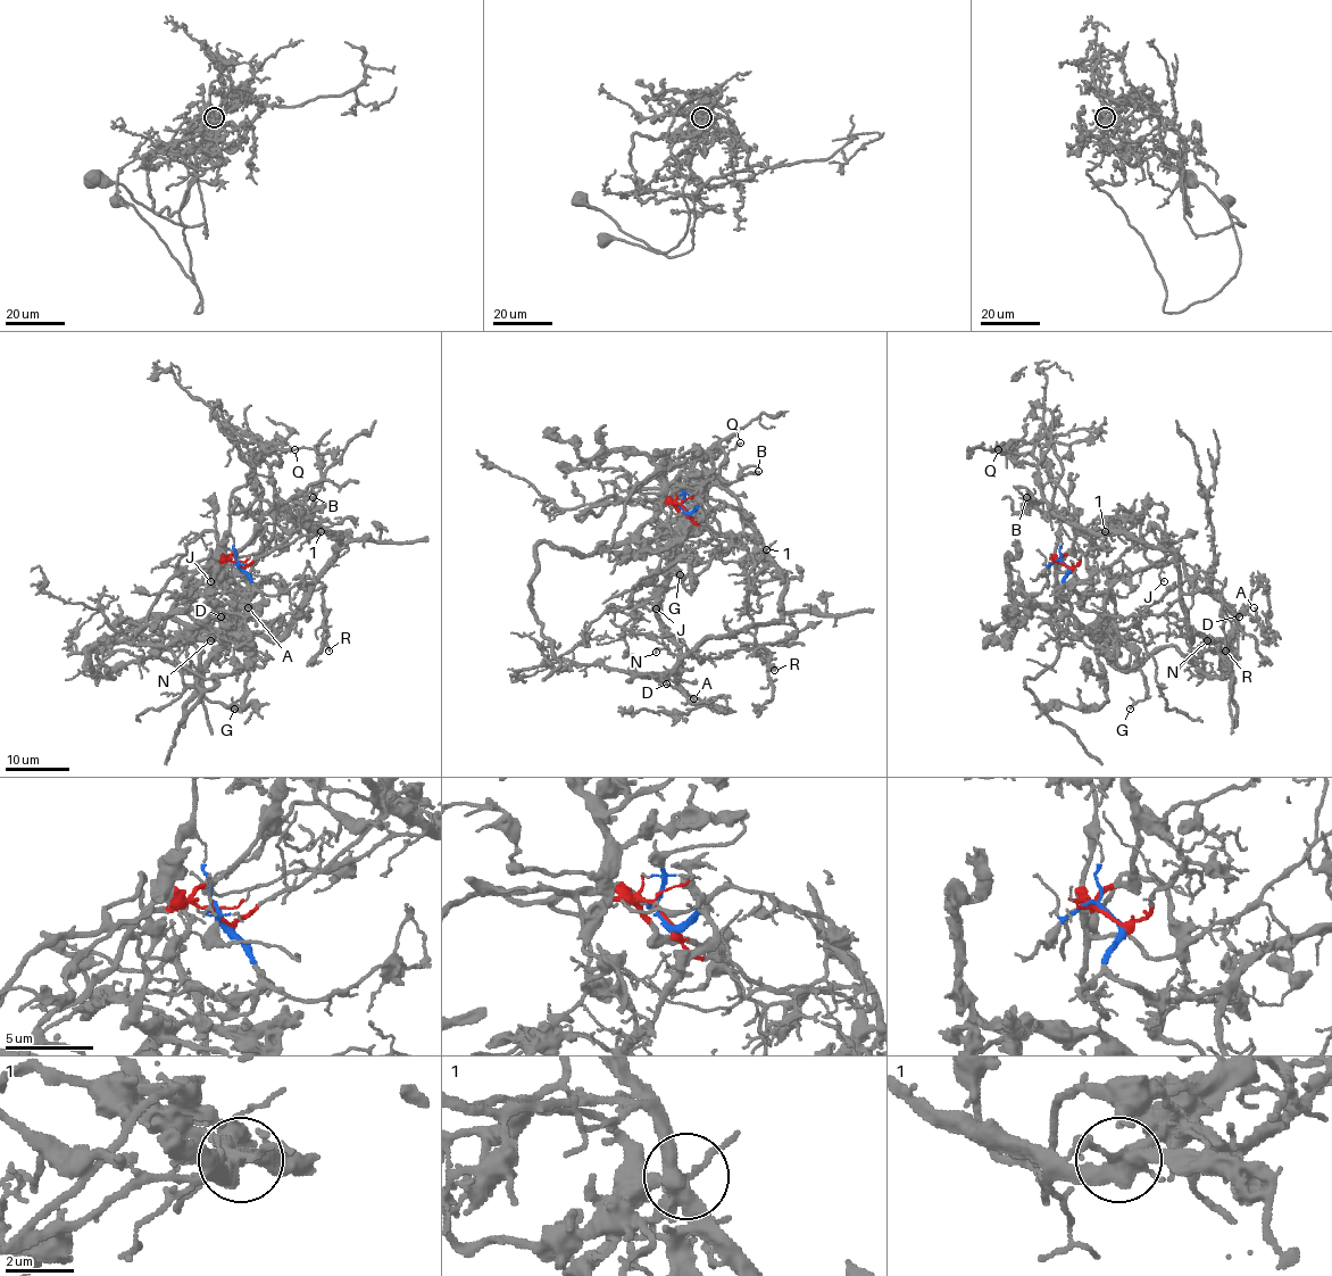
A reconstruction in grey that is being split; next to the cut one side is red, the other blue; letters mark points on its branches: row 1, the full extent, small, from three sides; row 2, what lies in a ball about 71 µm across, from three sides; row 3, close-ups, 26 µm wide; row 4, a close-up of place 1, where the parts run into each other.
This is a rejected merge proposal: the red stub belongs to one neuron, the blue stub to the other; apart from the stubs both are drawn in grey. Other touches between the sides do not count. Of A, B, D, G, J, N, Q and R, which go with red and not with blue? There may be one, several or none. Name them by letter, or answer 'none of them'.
none of them

